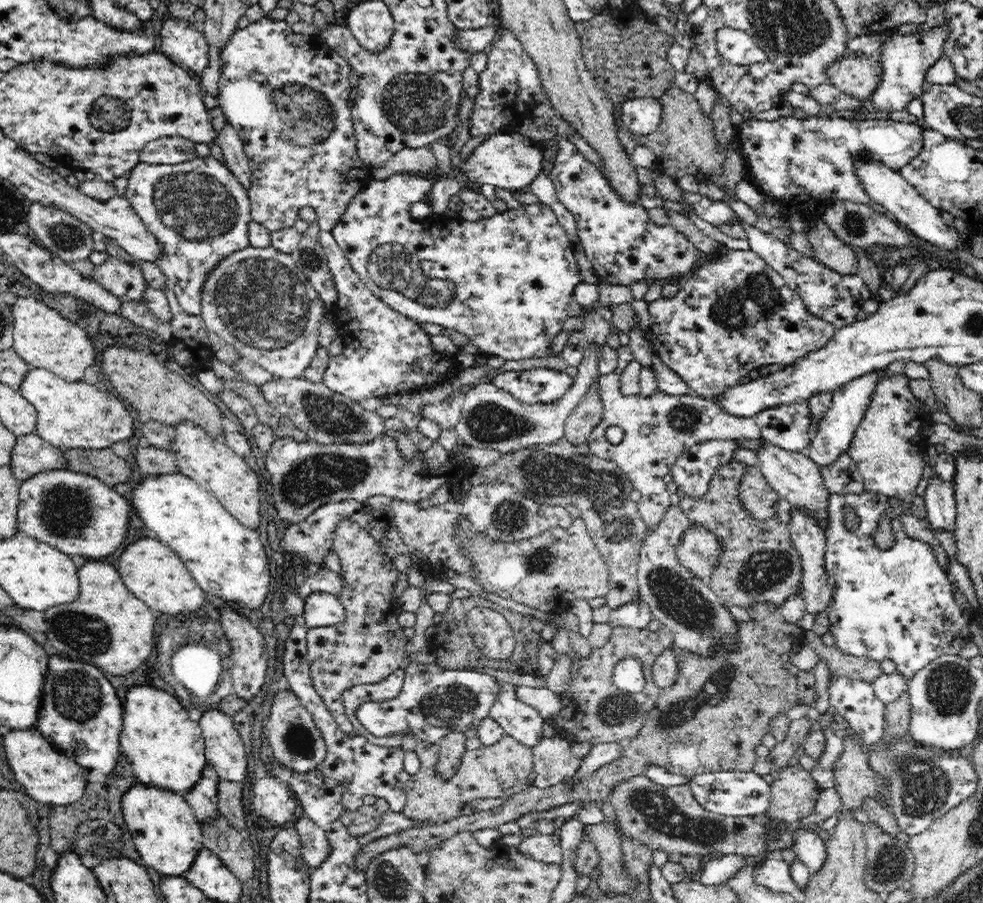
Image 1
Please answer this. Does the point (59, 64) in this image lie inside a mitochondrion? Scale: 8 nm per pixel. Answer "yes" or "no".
no

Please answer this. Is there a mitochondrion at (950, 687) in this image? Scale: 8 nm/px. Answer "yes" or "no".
yes

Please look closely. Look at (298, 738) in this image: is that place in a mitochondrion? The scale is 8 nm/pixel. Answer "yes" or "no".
yes

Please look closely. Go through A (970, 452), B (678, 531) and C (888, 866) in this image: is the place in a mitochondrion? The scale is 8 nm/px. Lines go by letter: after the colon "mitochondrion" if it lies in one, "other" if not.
A: other
B: other
C: mitochondrion

